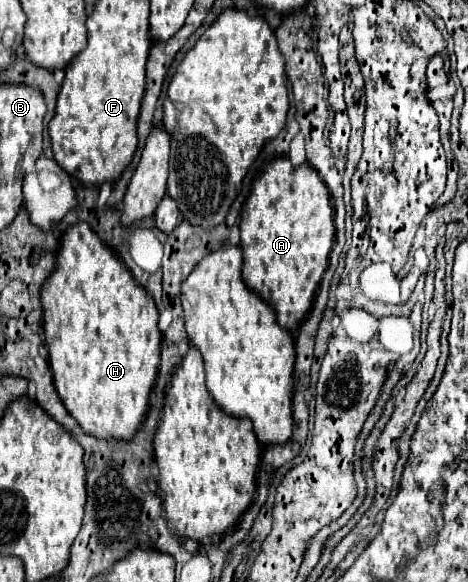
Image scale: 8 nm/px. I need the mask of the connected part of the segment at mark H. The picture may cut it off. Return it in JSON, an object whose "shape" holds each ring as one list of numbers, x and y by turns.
{"shape":[[76,223,62,235,56,255,56,271,42,287,42,305,50,369,64,407,84,433,102,439,130,441,148,411,150,391,160,365,162,333,158,329,158,309,154,299,136,283,130,271,122,267,114,251,100,241,88,223]]}

